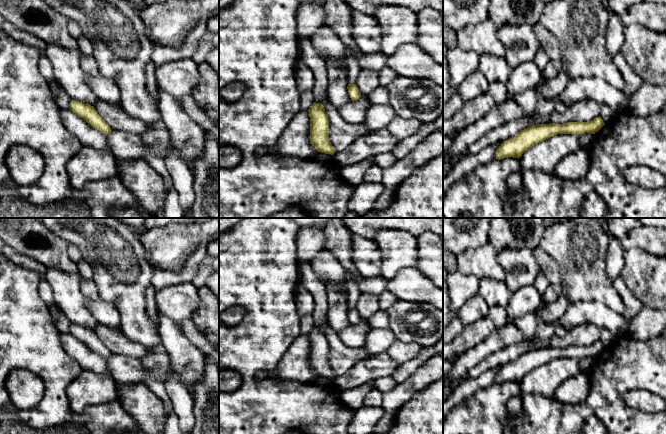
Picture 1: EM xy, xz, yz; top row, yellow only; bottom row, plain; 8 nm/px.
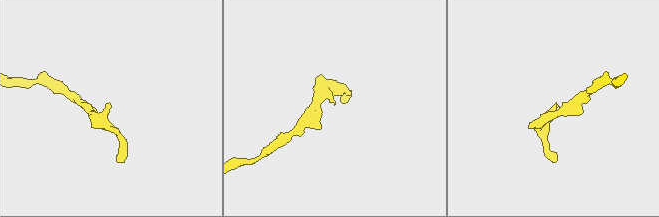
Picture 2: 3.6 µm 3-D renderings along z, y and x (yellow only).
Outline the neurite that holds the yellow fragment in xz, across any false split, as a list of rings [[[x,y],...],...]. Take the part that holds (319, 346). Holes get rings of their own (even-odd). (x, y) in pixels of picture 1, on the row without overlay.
[[[314,326],[308,334],[310,341],[310,367],[318,376],[335,377],[329,364],[329,342],[322,328]]]

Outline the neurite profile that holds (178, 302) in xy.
[[[192,282],[156,290],[158,312],[176,322],[191,319],[200,307],[198,288]]]

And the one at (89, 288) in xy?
[[[82,279],[82,293],[86,299],[99,300],[97,285],[93,279]]]

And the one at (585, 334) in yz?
[[[584,323],[569,330],[564,337],[554,335],[551,347],[589,346],[600,340],[601,329],[592,323]]]

